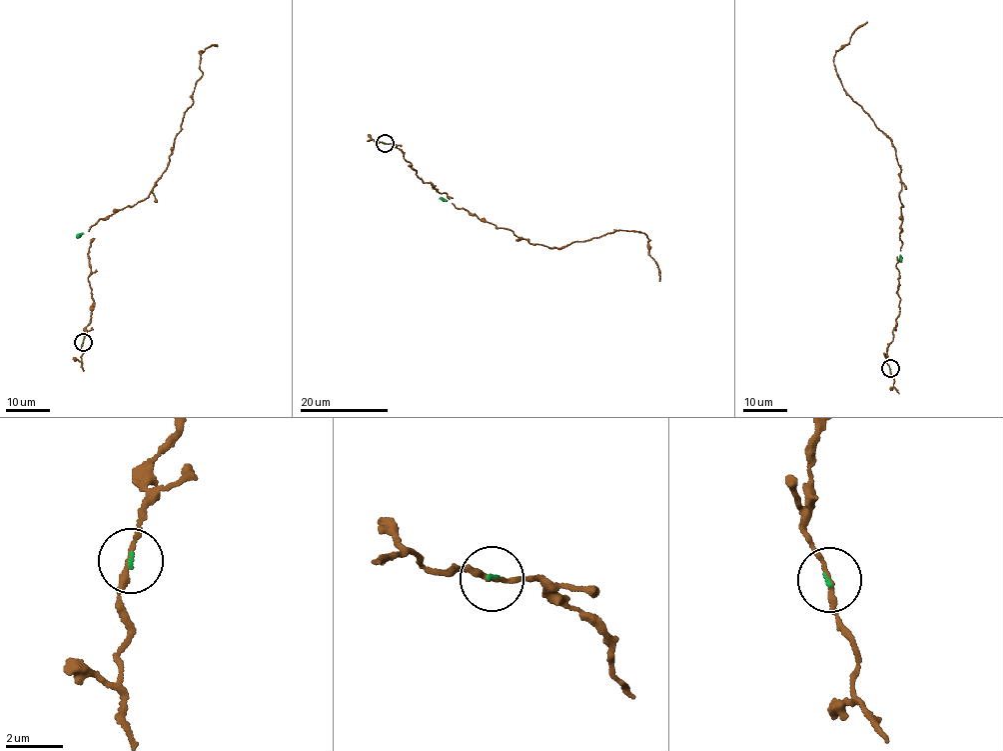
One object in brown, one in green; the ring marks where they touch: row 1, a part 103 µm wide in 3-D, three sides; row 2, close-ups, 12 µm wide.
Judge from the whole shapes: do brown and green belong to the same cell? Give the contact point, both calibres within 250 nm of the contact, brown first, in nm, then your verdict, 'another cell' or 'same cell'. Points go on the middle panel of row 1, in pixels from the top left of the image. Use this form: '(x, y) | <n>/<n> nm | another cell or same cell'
(385, 143) | 170/60 nm | same cell

